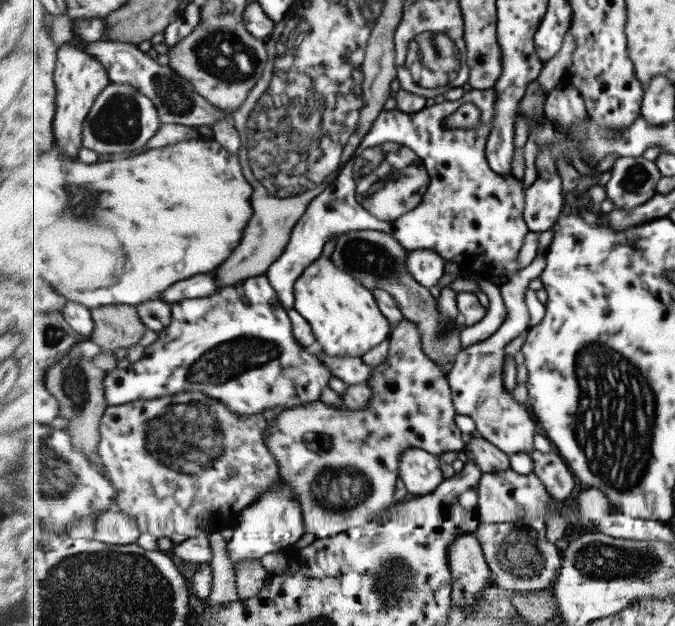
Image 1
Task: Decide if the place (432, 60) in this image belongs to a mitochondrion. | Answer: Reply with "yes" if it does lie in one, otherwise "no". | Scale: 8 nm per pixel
yes

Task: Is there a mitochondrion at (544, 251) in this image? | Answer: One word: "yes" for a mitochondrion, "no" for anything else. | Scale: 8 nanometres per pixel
no

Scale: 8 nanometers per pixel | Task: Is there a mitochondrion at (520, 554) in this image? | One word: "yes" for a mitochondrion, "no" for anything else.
yes

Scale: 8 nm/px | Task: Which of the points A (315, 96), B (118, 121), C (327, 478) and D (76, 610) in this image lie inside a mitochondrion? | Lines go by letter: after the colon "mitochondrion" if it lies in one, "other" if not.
A: mitochondrion
B: mitochondrion
C: mitochondrion
D: mitochondrion

